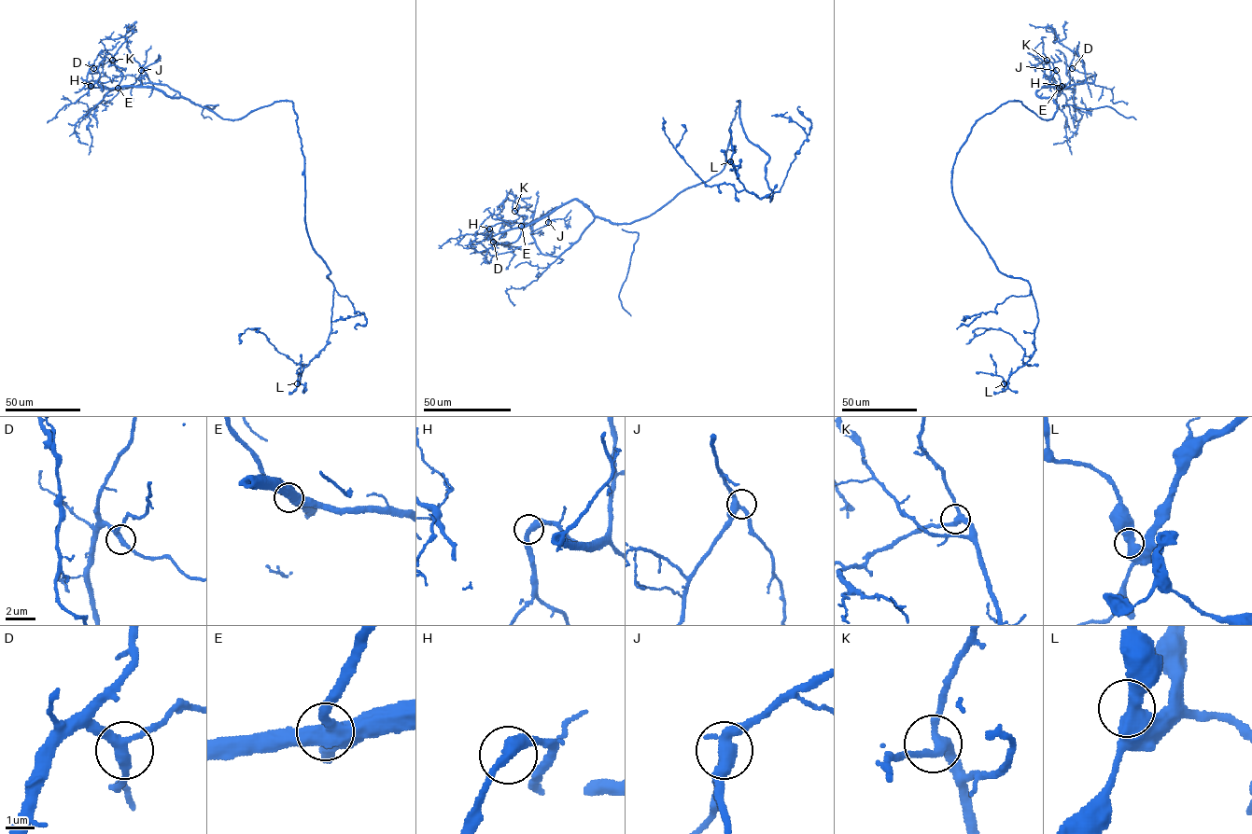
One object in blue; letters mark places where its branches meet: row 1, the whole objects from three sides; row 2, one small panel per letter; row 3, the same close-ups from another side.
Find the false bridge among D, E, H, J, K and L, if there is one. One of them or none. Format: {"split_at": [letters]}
{"split_at": []}

